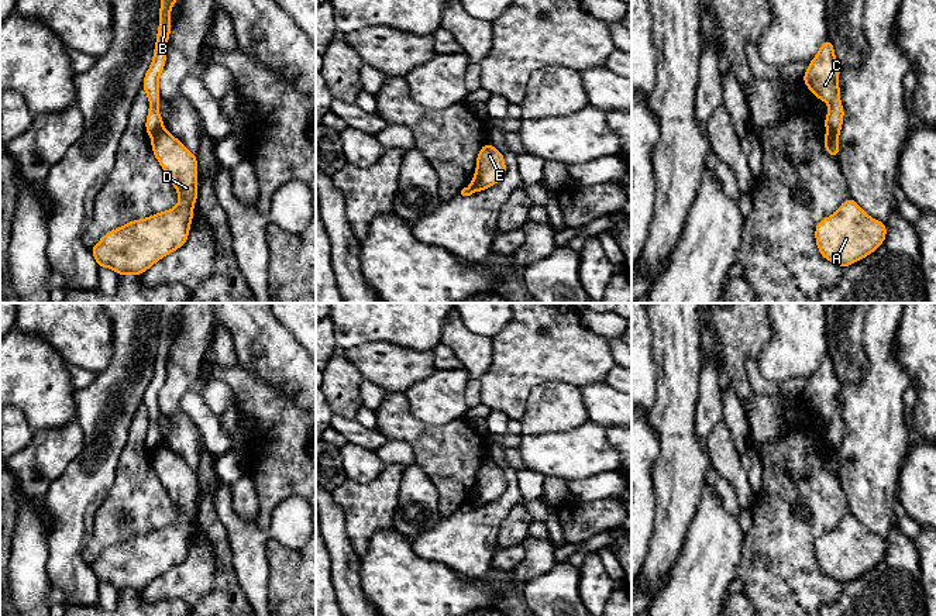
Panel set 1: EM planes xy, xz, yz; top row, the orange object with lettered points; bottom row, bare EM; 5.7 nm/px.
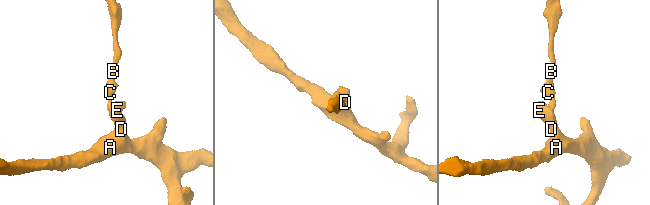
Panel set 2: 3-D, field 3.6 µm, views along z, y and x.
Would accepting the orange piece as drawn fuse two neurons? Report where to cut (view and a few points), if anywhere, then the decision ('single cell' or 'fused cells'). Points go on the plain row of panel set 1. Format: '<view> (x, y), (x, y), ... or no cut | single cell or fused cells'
xy (161, 443), (152, 453) | fused cells

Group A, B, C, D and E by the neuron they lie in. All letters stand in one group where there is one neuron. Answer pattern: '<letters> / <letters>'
A D E / B C

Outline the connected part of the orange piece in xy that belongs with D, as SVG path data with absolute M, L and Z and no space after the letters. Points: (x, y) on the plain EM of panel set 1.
M164 444L152 452L151 462L179 509L179 519L171 526L106 548L90 564L99 584L113 584L118 592L141 592L155 578L183 562L193 537L199 489L196 471Z

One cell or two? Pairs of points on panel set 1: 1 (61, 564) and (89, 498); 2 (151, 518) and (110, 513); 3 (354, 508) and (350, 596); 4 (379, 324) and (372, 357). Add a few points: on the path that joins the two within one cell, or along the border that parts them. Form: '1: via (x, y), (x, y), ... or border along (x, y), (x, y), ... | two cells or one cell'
1: via (66, 547), (66, 537), (72, 529), (72, 515) | one cell
2: via (141, 508), (120, 509) | one cell
3: border along (344, 513), (346, 537), (360, 558) | two cells
4: border along (409, 347), (389, 343), (362, 343), (344, 350) | two cells

